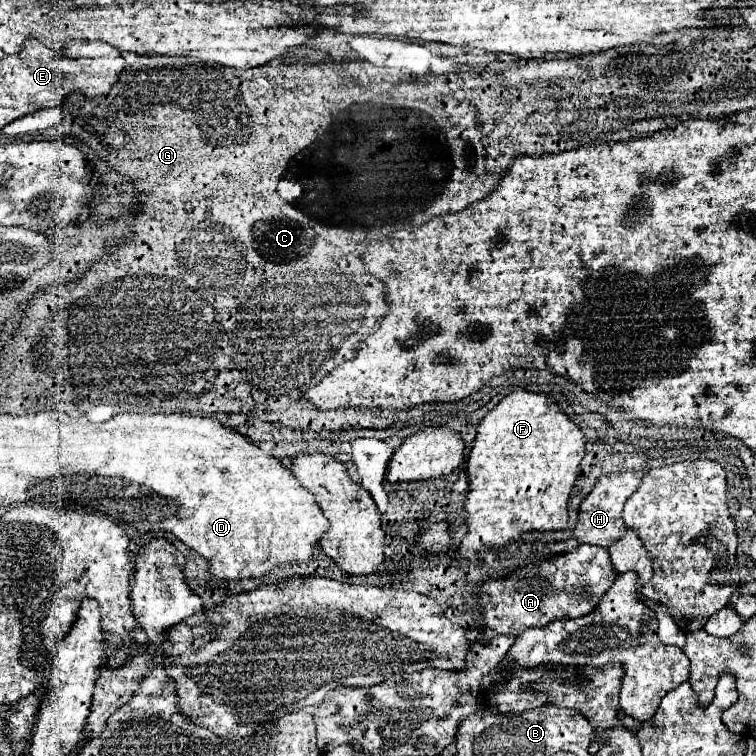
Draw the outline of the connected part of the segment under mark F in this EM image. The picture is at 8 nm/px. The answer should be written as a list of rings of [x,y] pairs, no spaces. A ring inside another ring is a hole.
[[[513,389],[511,393],[507,393],[499,405],[495,405],[479,423],[477,427],[477,437],[473,441],[473,447],[471,447],[471,453],[469,453],[469,459],[467,459],[467,477],[469,477],[469,495],[467,495],[467,503],[465,503],[465,521],[469,525],[469,531],[467,535],[463,537],[461,541],[461,557],[469,559],[469,561],[477,561],[479,559],[479,553],[483,549],[497,549],[497,547],[505,547],[507,543],[519,539],[523,533],[527,531],[559,531],[559,529],[567,529],[569,523],[567,523],[567,501],[569,501],[569,493],[571,493],[571,487],[577,479],[577,467],[581,463],[585,455],[585,437],[579,429],[577,423],[573,423],[565,413],[563,409],[557,405],[557,401],[549,395],[543,395],[543,393],[533,393],[533,391],[527,391],[527,389]]]

